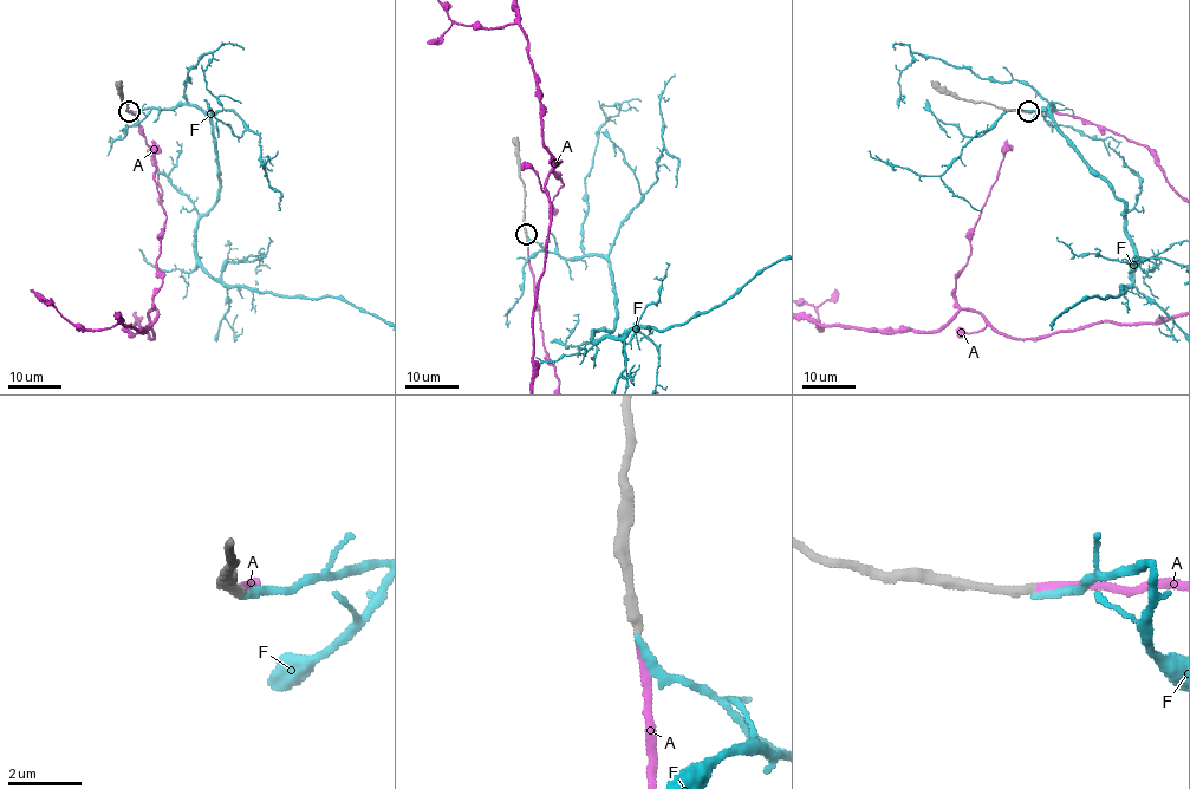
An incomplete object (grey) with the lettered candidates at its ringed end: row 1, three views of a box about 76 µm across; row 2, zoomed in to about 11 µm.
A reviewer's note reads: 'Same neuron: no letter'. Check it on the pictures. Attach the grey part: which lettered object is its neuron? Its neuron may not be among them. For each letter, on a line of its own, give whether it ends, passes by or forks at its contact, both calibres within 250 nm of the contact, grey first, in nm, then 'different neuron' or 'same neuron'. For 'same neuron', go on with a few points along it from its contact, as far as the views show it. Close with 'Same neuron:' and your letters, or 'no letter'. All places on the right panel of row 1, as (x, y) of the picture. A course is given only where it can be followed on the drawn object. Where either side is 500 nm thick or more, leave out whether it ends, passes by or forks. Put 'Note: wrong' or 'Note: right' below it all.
A: it ends; calibres 280 and 240 nm; same neuron
F: it ends; calibres 280 and 200 nm; different neuron
Same neuron: A
Note: wrong

